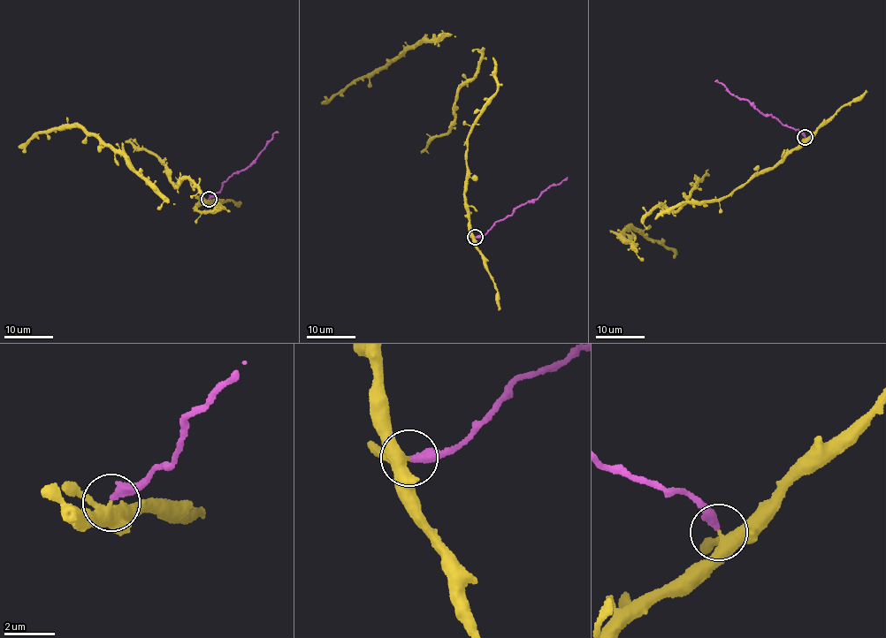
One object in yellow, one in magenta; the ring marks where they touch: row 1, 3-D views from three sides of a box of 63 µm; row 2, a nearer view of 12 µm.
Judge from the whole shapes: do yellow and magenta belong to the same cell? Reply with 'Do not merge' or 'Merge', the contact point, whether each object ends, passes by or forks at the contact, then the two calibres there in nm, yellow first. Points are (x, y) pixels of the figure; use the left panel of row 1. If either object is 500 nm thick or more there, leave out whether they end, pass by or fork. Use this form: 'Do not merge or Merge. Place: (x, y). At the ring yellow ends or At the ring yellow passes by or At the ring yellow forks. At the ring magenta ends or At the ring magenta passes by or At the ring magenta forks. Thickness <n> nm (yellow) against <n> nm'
Do not merge. Place: (209, 199). At the ring yellow forks. At the ring magenta ends. Thickness 360 nm (yellow) against 360 nm

